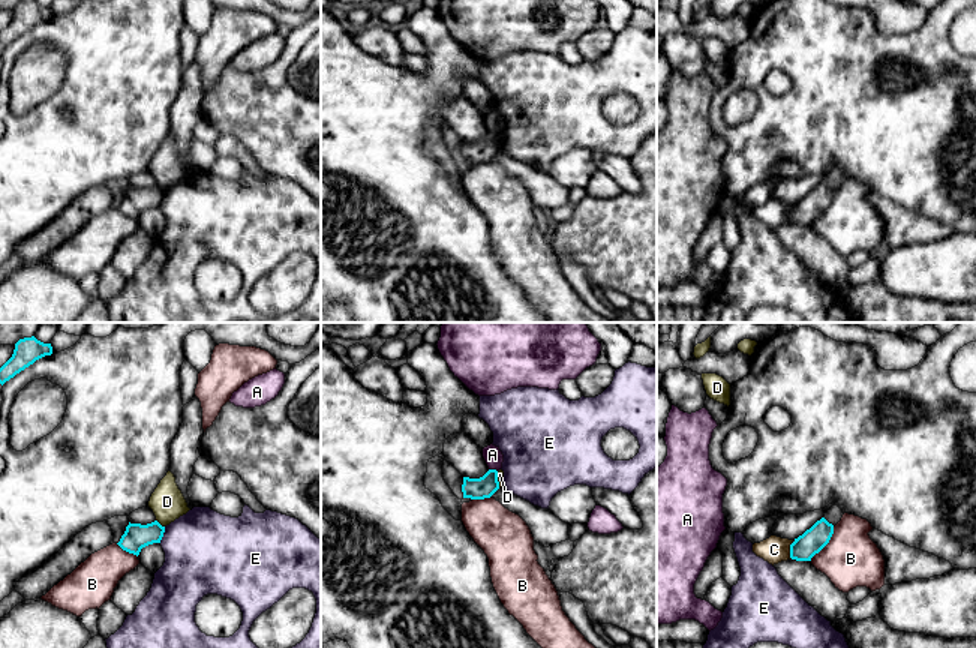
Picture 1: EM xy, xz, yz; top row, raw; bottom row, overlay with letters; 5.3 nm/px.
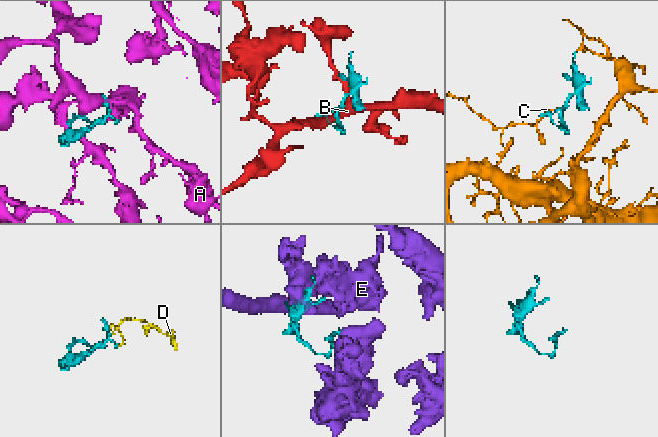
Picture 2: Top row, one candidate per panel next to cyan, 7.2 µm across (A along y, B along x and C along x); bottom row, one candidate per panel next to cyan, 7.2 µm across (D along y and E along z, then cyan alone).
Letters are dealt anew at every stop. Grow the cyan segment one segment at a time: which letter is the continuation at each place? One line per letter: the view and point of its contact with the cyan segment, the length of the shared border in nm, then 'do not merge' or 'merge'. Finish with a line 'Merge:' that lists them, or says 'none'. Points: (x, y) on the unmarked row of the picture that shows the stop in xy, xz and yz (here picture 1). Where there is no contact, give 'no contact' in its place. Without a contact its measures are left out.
A: xz (493, 134) | 50 nm | do not merge
B: yz (826, 207) | 220 nm | do not merge
C: yz (790, 213) | 110 nm | do not merge
D: xy (159, 188) | 60 nm | do not merge
E: xy (162, 198) | 90 nm | do not merge
Merge: none

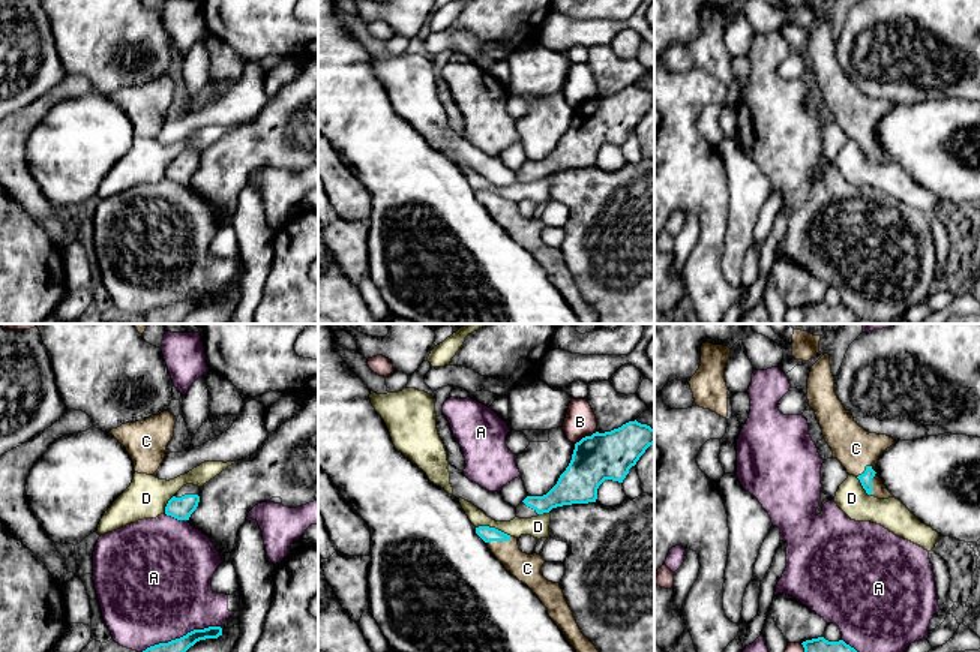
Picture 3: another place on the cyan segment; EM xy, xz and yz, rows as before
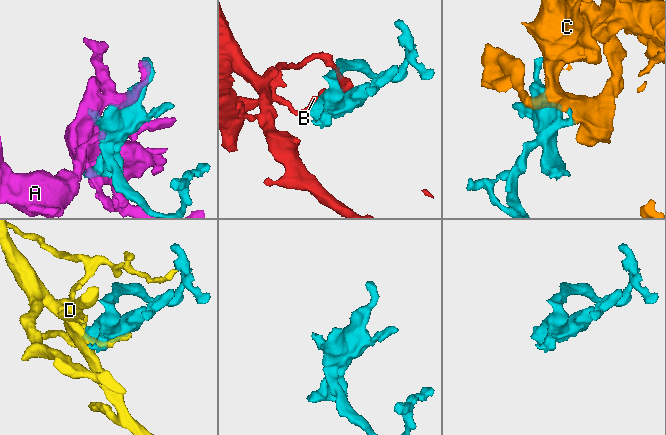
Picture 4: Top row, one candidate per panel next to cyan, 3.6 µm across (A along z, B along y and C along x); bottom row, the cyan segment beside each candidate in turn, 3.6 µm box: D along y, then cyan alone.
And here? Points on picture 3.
A: xy (176, 182) | 130 nm | do not merge
B: xz (586, 101) | 140 nm | do not merge
C: yz (872, 141) | 160 nm | merge
D: xz (494, 192) | 200 nm | do not merge
Merge: C

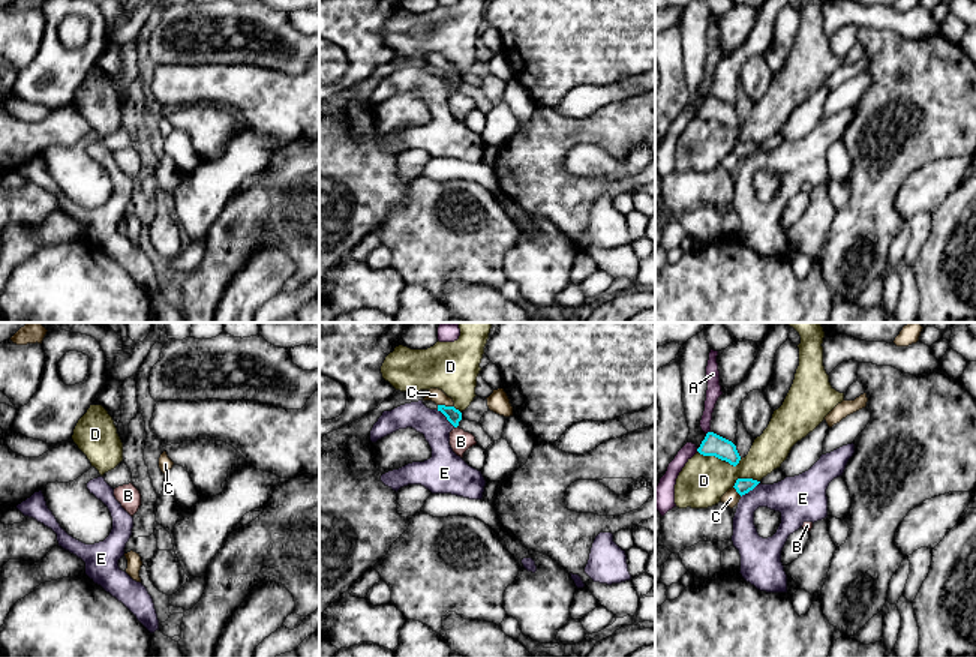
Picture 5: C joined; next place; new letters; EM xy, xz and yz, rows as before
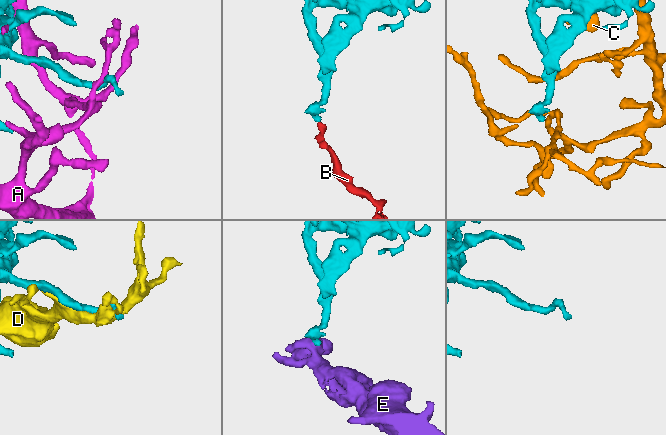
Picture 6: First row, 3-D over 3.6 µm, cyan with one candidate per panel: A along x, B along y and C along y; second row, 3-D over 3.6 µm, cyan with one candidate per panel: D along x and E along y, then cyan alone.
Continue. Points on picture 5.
A: yz (708, 96) | 30 nm | do not merge
B: xz (456, 90) | 30 nm | merge
C: xz (444, 69) | 90 nm | do not merge
D: yz (744, 143) | 160 nm | do not merge
E: xz (446, 80) | 140 nm | do not merge
Merge: B

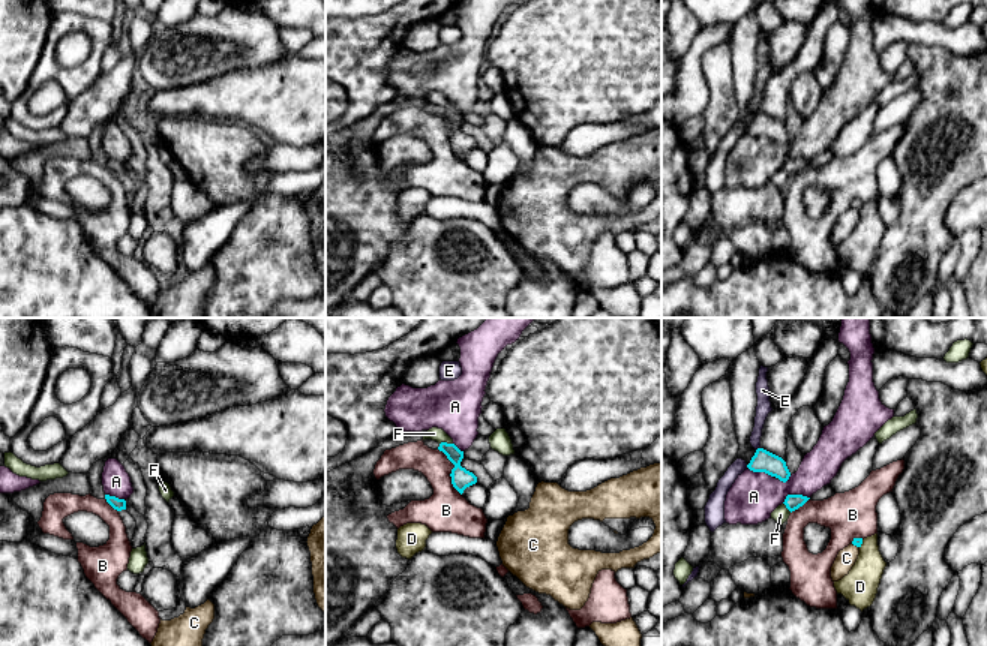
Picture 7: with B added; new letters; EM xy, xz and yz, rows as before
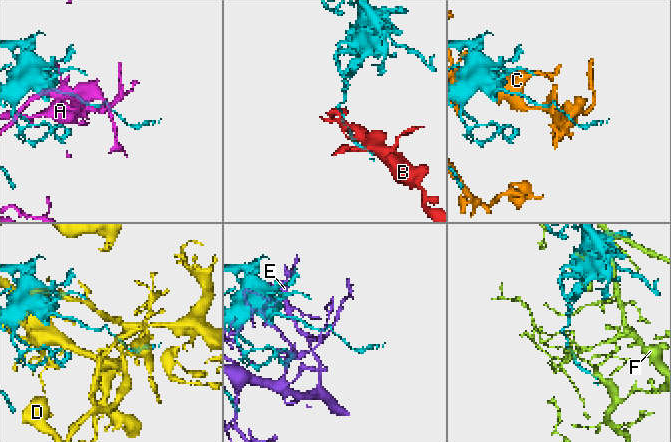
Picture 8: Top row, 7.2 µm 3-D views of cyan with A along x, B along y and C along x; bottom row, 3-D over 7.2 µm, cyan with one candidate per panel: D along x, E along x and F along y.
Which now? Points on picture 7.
A: yz (794, 159) | 160 nm | do not merge
B: xz (452, 137) | 280 nm | do not merge
C: yz (855, 209) | 50 nm | do not merge
D: yz (861, 207) | 50 nm | do not merge
E: yz (758, 113) | 30 nm | do not merge
F: xz (446, 107) | 70 nm | do not merge
Merge: none

